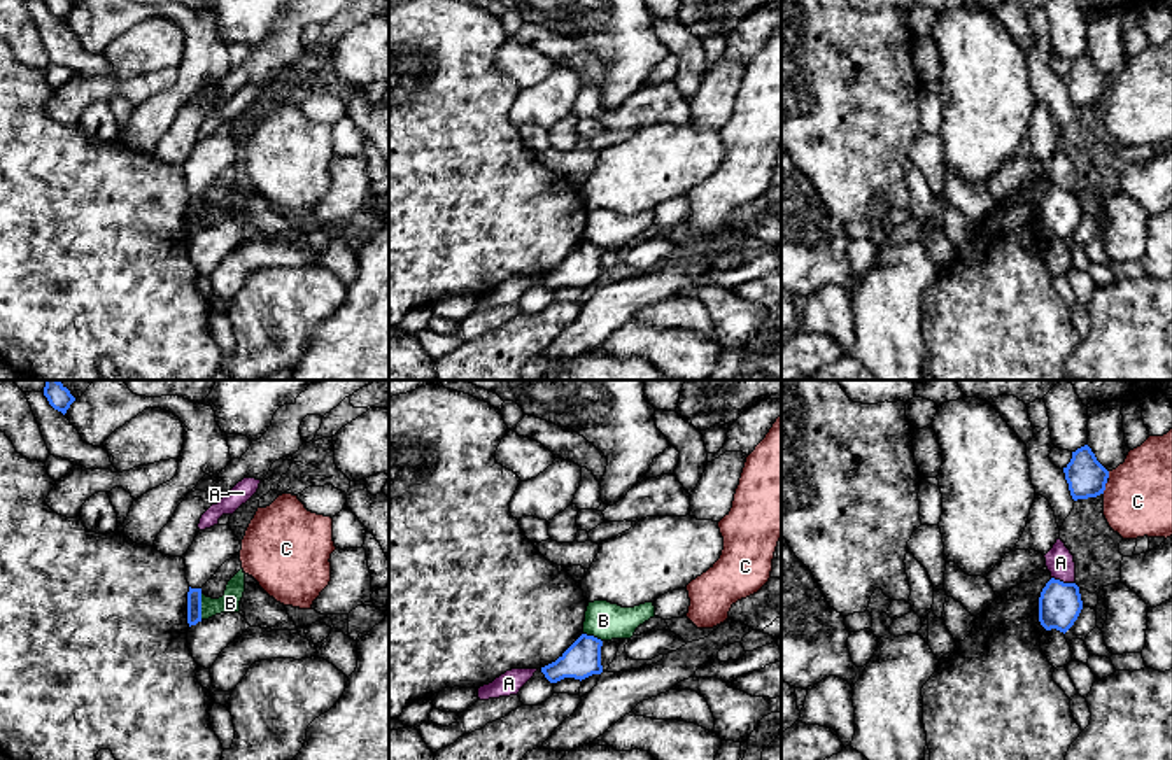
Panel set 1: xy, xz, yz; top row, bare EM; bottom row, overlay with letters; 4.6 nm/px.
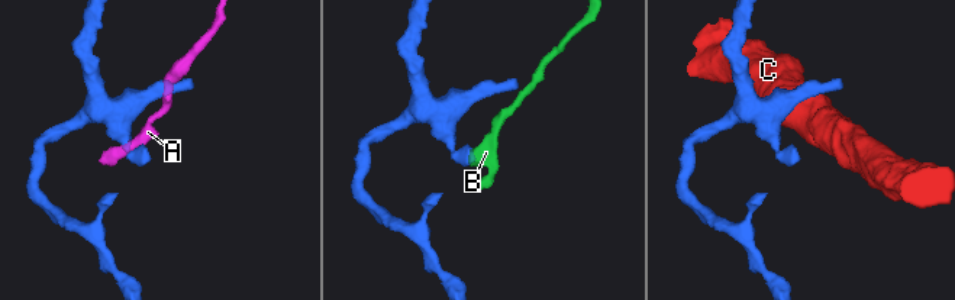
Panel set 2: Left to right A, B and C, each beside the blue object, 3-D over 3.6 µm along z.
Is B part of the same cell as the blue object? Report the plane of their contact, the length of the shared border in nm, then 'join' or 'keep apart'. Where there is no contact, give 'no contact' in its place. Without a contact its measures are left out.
xy | 120 nm | keep apart

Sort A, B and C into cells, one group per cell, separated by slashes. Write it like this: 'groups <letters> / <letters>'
groups A / B / C

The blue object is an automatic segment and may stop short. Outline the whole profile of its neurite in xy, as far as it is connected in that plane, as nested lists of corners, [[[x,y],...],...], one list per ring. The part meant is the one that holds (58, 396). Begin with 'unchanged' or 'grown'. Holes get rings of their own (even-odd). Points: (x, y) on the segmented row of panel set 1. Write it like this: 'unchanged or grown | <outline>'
unchanged | [[[46,380],[44,396],[47,398],[49,405],[63,415],[75,401],[75,398],[60,380]]]

